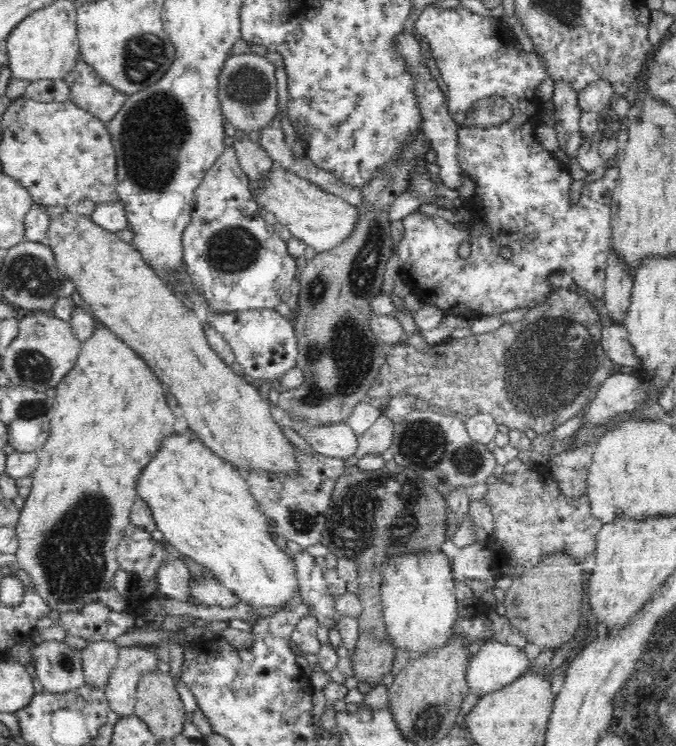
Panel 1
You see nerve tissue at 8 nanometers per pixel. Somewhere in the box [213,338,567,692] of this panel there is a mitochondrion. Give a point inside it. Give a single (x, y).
(356, 523)

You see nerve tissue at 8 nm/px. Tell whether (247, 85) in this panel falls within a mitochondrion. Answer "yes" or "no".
yes

